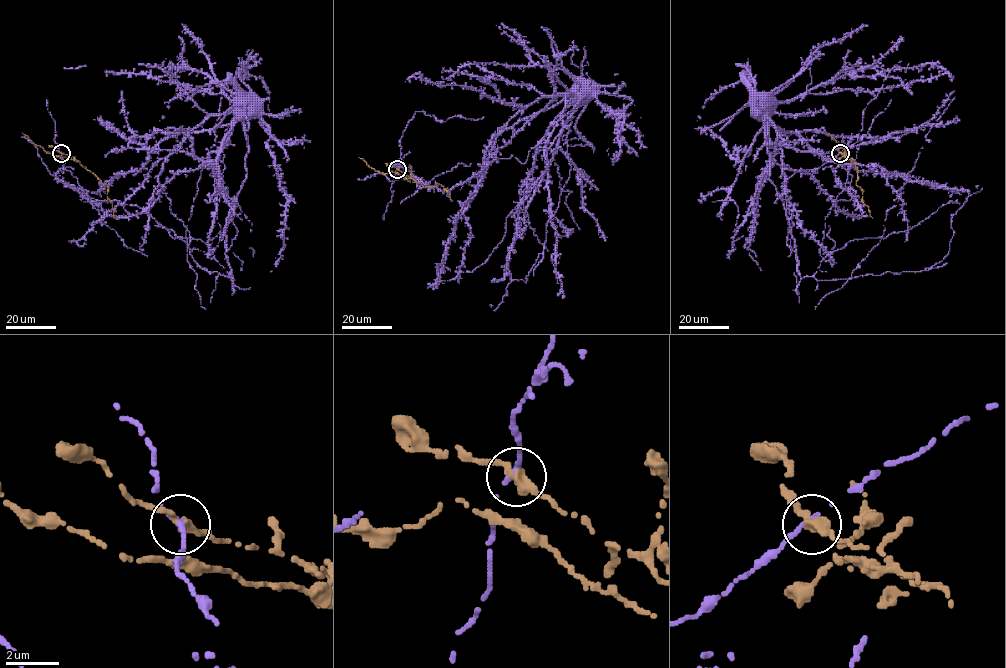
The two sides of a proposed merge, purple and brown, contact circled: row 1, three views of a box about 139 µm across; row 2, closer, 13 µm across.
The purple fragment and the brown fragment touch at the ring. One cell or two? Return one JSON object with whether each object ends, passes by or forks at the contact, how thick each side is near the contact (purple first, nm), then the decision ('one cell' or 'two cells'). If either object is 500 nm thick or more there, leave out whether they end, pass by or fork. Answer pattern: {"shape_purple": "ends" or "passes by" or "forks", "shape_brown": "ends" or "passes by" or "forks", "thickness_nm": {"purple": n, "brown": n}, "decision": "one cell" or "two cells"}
{"shape_purple": "ends", "shape_brown": "passes by", "thickness_nm": {"purple": 280, "brown": 340}, "decision": "two cells"}

